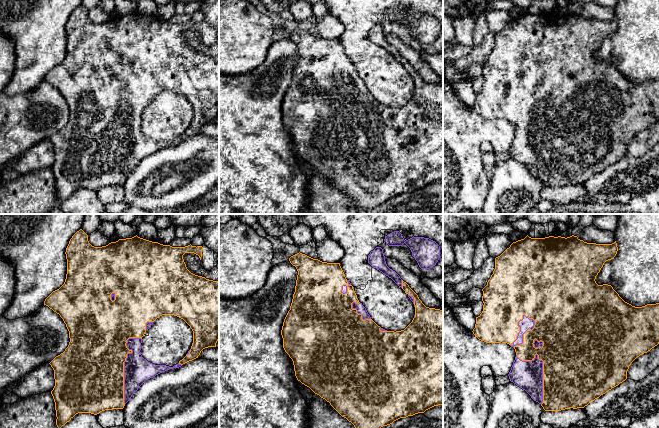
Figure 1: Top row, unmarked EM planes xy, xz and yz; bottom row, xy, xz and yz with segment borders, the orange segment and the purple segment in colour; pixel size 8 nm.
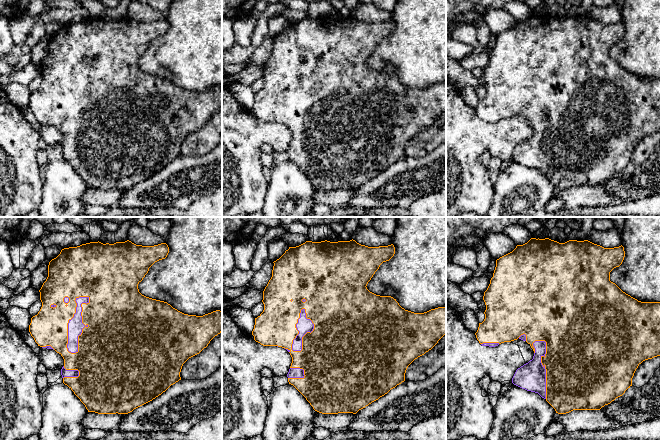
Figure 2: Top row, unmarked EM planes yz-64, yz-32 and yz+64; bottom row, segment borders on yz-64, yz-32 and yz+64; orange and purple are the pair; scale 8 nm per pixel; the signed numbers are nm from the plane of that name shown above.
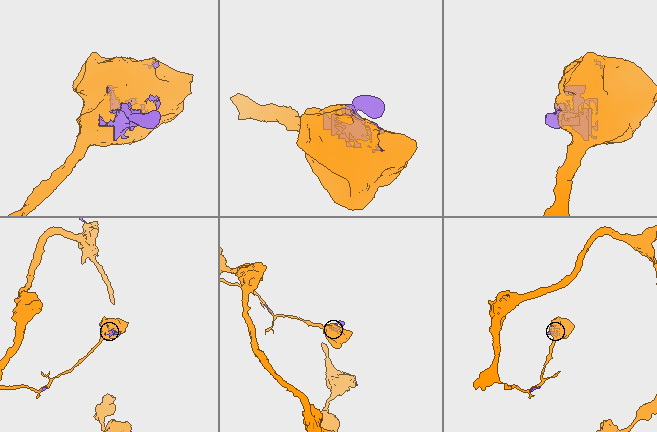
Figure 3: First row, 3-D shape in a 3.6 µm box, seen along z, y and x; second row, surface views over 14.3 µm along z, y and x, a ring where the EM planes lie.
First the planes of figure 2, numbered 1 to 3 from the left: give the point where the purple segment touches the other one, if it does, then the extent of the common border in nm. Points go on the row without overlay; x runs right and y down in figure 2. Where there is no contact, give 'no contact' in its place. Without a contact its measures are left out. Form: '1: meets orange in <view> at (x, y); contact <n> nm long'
1: meets orange in yz-64 at (83, 99); contact 480 nm long
2: meets orange in yz-32 at (297, 106); contact 380 nm long
3: meets orange in yz+64 at (542, 140); contact 480 nm long

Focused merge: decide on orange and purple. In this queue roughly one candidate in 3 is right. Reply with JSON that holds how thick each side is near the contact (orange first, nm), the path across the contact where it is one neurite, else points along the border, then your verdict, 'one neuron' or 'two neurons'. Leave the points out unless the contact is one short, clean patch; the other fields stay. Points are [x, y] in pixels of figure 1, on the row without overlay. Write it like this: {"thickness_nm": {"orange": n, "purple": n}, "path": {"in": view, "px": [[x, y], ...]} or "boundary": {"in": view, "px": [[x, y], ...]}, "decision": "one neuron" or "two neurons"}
{"thickness_nm": {"orange": 500, "purple": 220}, "decision": "one neuron"}

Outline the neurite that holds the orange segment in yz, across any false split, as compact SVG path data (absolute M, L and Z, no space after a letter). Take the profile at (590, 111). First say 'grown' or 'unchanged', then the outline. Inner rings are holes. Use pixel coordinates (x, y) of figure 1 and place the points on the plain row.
grown; M528 11L513 18L500 32L495 34L495 45L487 61L482 65L483 87L476 93L473 110L486 119L507 119L515 125L516 133L508 150L511 158L525 166L545 187L561 187L569 184L584 184L612 164L627 155L631 139L659 120L659 79L635 83L625 78L611 61L598 61L595 57L604 39L613 35L618 27L616 17L612 20L587 19L577 12L531 14Z

